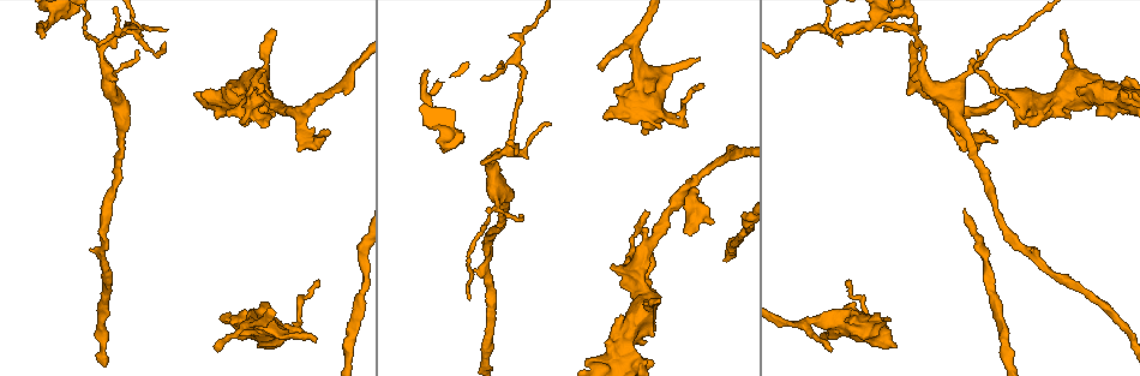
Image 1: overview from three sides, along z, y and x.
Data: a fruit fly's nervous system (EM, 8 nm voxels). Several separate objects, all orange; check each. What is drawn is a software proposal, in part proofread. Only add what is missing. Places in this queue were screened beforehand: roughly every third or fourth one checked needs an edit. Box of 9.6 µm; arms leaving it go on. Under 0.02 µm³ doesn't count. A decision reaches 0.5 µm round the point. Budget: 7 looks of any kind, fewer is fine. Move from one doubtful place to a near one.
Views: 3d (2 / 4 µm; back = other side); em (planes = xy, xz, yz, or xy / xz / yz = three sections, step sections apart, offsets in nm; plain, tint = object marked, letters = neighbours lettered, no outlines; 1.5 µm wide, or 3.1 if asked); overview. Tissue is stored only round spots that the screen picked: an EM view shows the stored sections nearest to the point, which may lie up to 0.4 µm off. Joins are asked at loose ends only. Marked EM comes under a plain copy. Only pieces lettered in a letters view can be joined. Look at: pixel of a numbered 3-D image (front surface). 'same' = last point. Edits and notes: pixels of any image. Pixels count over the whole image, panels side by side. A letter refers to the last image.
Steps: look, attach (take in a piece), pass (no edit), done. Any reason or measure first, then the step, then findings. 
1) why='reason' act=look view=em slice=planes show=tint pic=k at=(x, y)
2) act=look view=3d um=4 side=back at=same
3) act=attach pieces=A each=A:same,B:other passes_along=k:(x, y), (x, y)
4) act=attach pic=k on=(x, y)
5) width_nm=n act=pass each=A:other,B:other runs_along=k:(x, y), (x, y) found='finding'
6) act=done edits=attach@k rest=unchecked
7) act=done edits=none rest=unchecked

why='branch stops here' act=look view=em slice=planes show=letters pic=1 at=(602, 68)

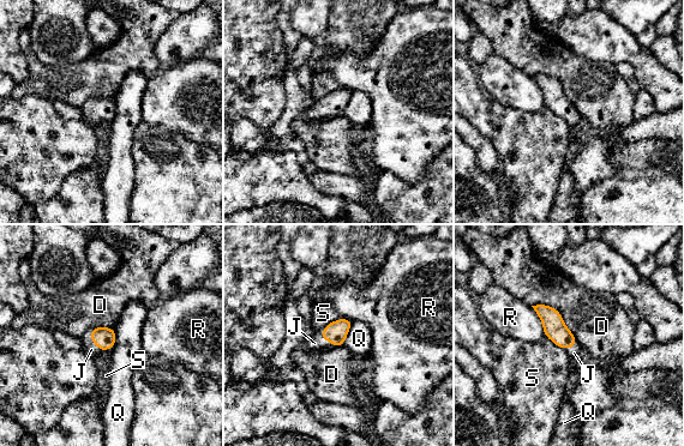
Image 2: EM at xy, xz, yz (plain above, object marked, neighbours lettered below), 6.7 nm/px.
act=attach pieces=J each=D:other,J:same,Q:other,R:other,S:other passes_along=2:(336, 331), (322, 338), (314, 343) found='the neuron continues'

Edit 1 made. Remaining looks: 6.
why='redraw' act=look view=overview

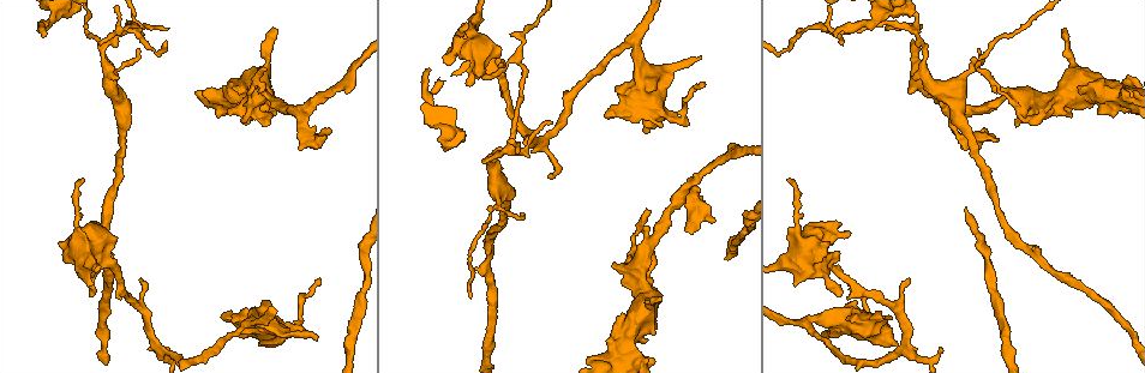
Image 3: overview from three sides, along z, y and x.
why='branch stops here' act=look view=3d um=2 pic=3 at=(704, 84)

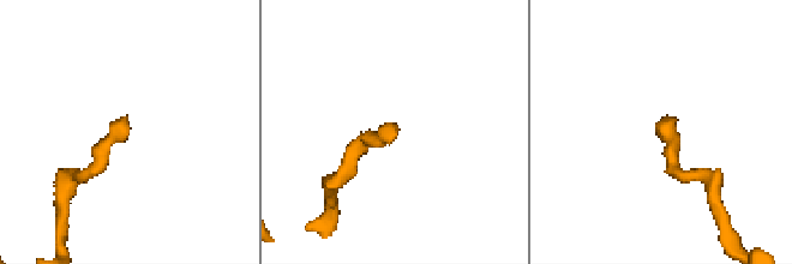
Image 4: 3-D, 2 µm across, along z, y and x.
why='need the tissue' act=look view=em slice=xy step=4 show=tint pic=4 at=(657, 129)

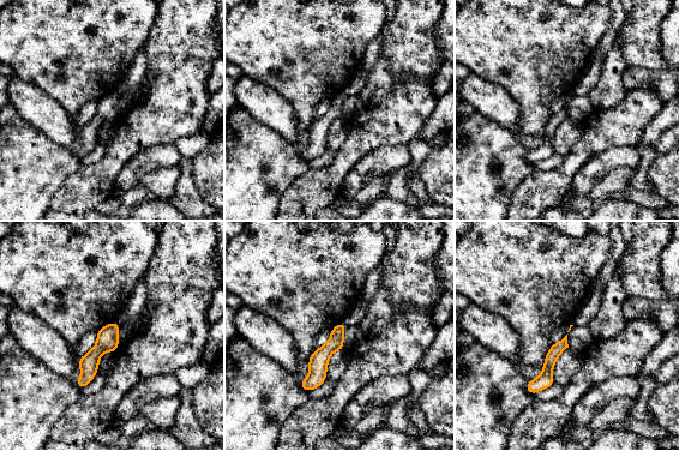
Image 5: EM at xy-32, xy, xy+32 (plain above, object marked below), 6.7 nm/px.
why='cut it another way' act=look view=em slice=planes show=letters at=same

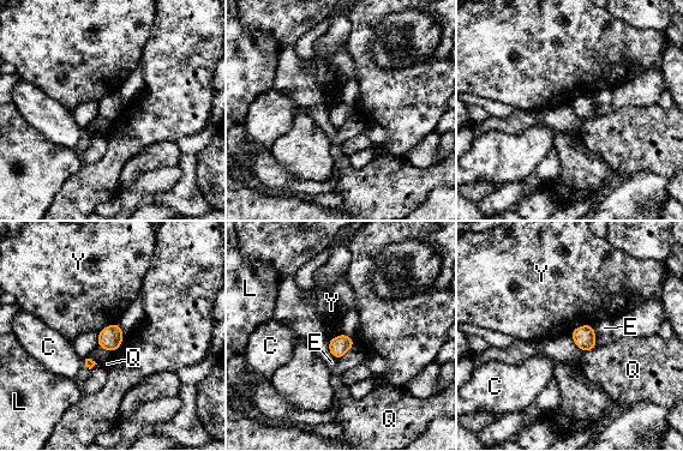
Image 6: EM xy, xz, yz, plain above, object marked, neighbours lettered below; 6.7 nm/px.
width_nm=130 act=pass each=C:other,E:other,L:other,Q:other,Y:other border=6:(593, 325), (580, 325), (569, 332) found='none of them fits'

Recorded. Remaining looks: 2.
why='thin end' act=look view=em slice=xy step=8 show=letters pic=3 at=(139, 280)

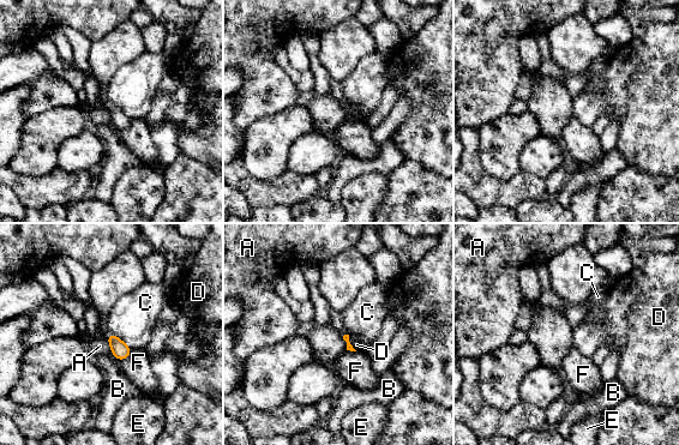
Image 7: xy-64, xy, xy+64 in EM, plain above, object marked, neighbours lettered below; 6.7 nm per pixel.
act=pass each=A:other,B:other,C:other,D:other,E:other,F:other border=7:(104, 336), (112, 353) found='none of them fits'

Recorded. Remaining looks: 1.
act=done edits=attach@2 rest=unchecked

